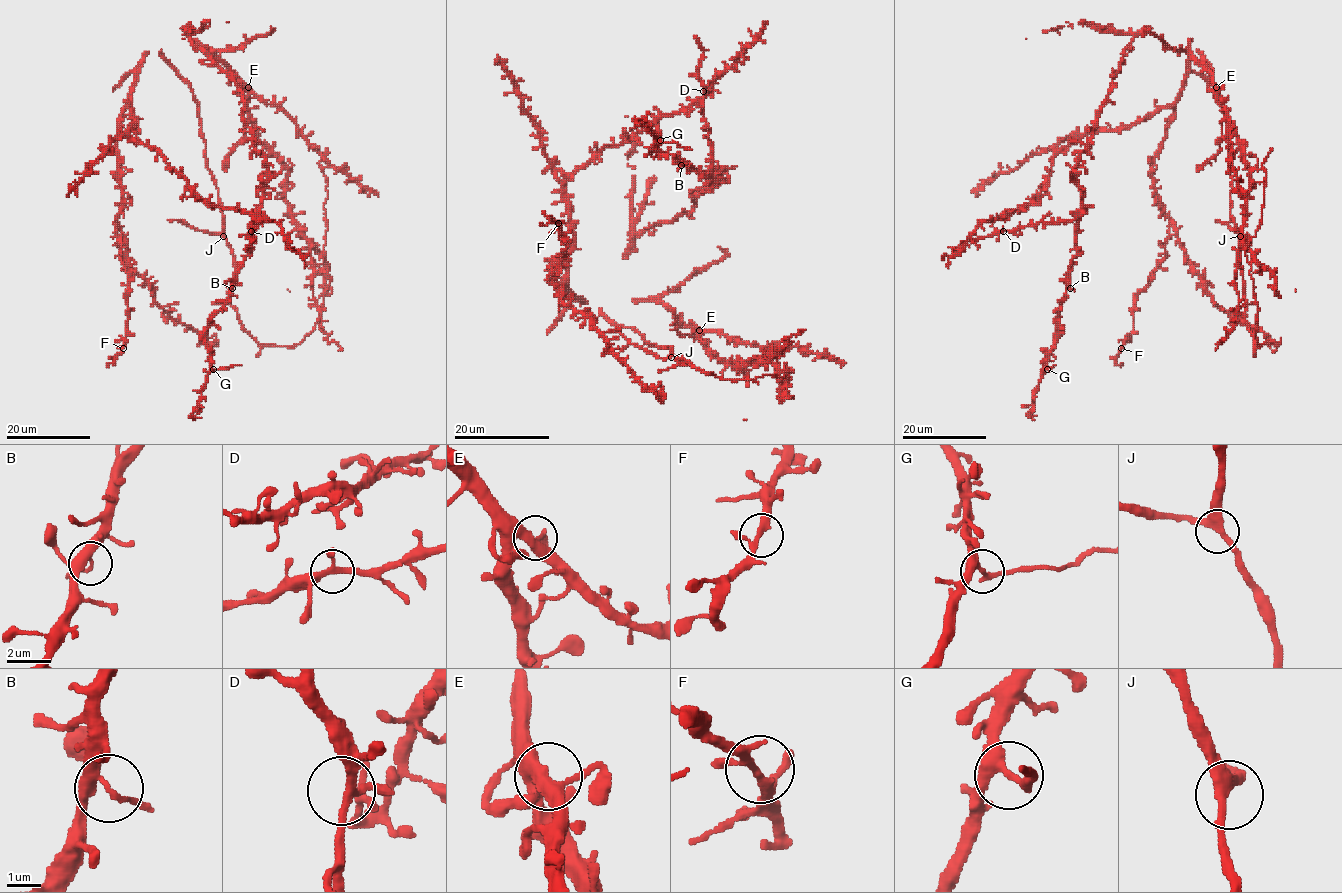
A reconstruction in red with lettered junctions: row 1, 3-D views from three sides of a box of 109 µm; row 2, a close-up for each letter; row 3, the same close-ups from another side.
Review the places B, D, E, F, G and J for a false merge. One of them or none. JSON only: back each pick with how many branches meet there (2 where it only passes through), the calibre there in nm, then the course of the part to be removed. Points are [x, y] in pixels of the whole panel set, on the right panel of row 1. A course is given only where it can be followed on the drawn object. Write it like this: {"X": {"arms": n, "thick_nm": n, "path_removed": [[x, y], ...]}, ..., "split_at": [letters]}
{"G": {"arms": 3, "thick_nm": 280}, "split_at": ["G"]}

